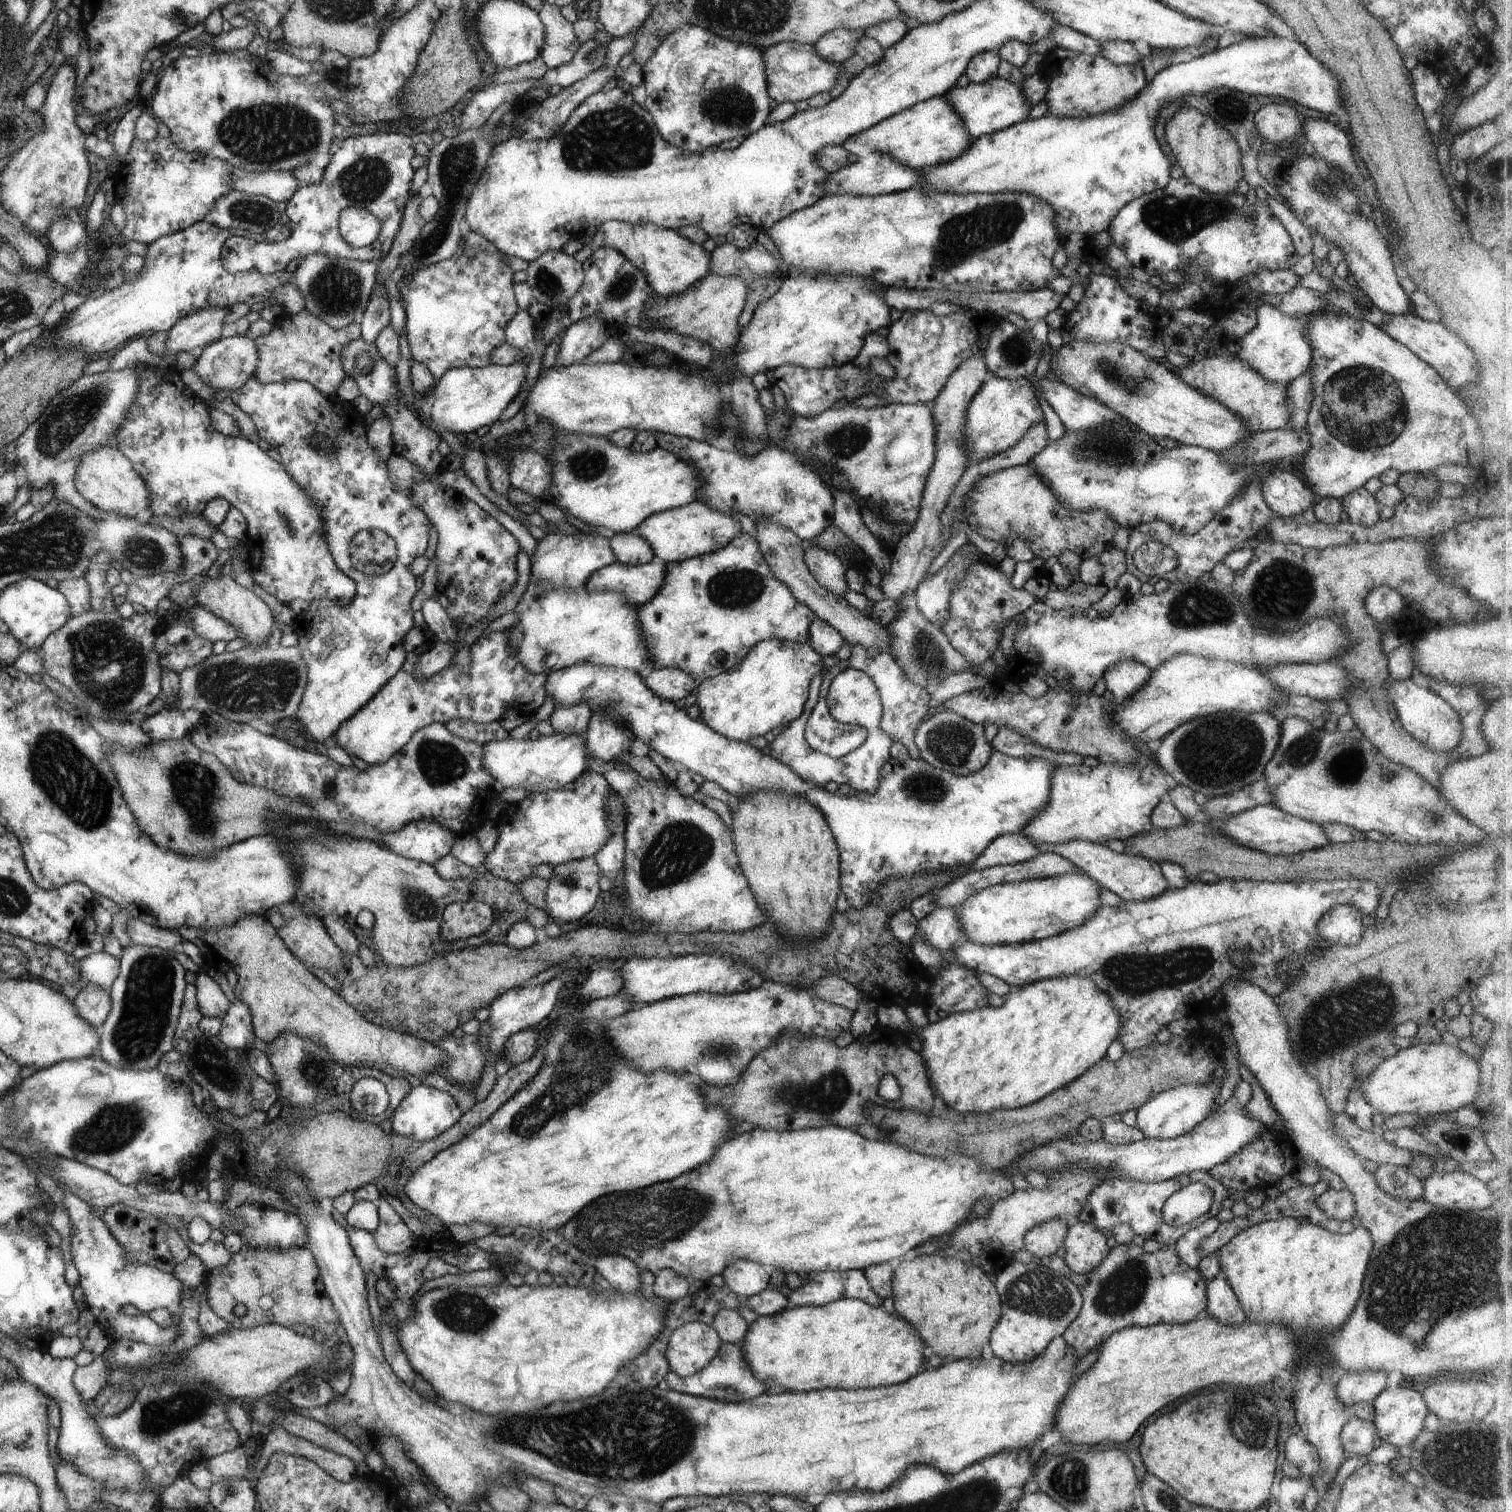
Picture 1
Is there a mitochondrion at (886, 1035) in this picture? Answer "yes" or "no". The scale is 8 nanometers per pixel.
no

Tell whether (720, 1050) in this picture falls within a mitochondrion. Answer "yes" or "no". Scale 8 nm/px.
yes

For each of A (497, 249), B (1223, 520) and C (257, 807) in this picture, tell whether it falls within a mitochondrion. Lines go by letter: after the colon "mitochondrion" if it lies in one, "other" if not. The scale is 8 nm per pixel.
A: other
B: other
C: other

